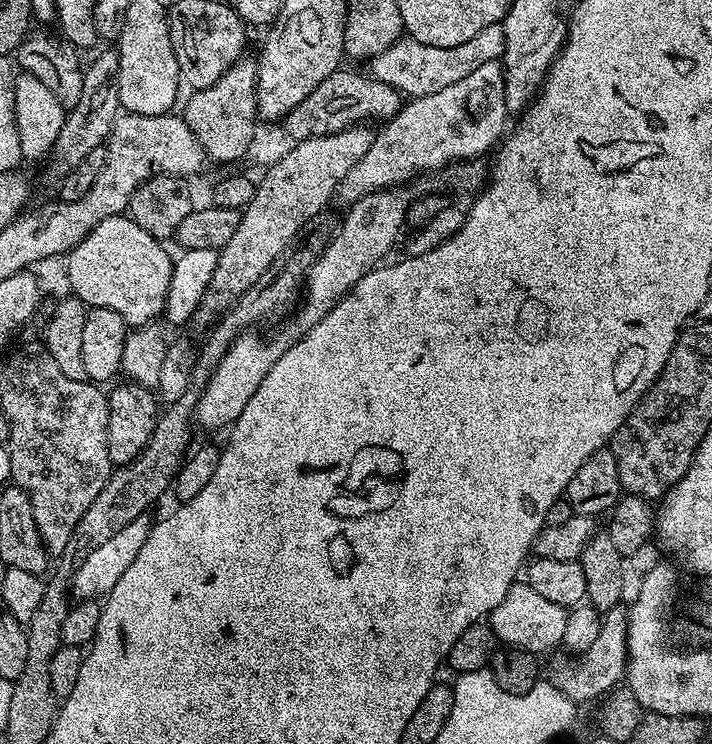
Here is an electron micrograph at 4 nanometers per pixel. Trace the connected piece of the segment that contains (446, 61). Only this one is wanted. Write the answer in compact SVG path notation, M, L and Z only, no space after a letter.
M504 25L486 26L486 30L478 30L474 38L462 42L462 46L426 46L422 42L411 38L401 38L382 54L378 54L370 62L372 79L385 83L394 90L398 90L401 97L415 98L426 94L438 94L438 90L446 90L453 82L459 82L474 74L478 66L486 66L491 60L499 61L504 54Z

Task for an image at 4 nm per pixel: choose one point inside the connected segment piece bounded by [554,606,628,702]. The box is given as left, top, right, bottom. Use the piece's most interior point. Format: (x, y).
(602, 667)

